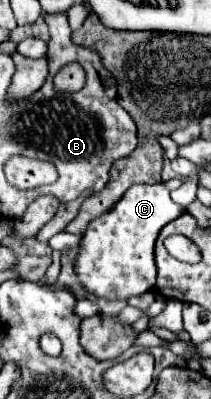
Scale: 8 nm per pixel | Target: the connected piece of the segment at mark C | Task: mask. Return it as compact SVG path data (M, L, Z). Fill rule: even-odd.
M177 178L159 182L159 184L133 184L113 208L109 208L105 214L101 214L89 222L87 232L81 238L77 258L75 258L75 274L89 294L93 294L97 298L105 298L105 300L129 300L131 296L143 294L145 290L153 290L155 274L157 274L153 246L159 236L159 230L183 212L171 200L171 192L175 188L179 188L181 184L183 184L183 180L177 180Z

